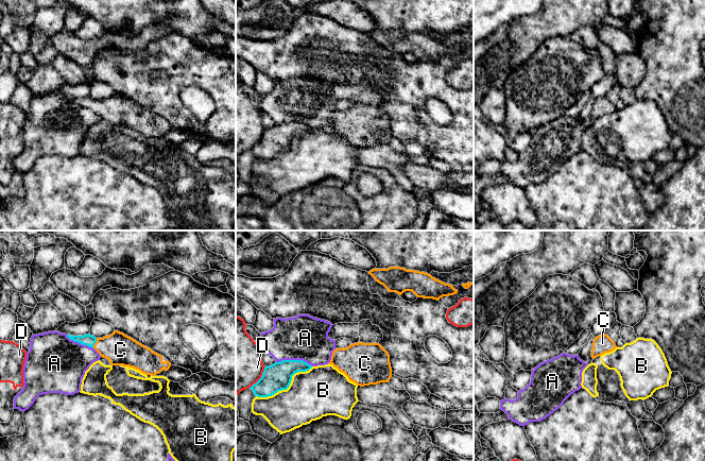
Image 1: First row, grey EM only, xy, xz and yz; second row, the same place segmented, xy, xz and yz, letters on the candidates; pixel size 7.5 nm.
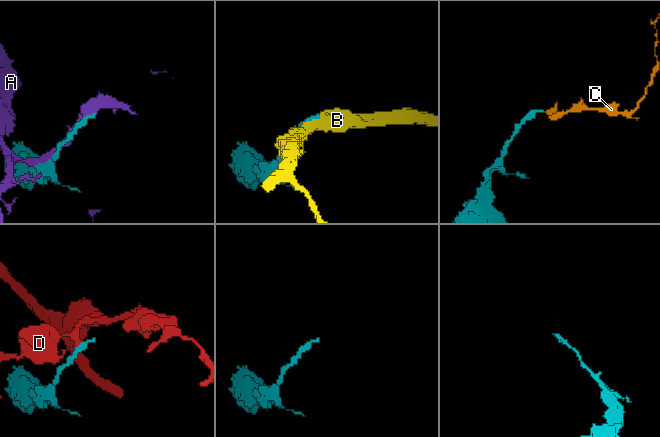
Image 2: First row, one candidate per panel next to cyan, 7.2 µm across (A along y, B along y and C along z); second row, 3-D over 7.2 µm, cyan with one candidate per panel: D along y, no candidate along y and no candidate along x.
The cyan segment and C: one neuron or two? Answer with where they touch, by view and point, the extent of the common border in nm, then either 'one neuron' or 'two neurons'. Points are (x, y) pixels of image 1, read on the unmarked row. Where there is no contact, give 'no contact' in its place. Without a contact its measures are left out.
xy (95, 104) | 90 nm | one neuron

